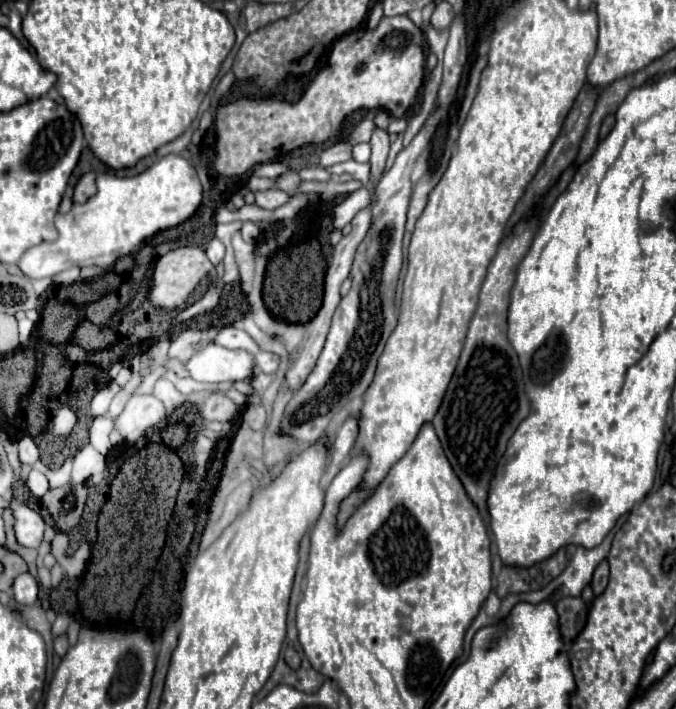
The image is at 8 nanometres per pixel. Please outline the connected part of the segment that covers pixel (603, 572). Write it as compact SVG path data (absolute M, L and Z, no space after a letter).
M604 559L596 571L594 571L594 577L592 577L592 589L594 589L594 595L600 595L608 585L608 561Z

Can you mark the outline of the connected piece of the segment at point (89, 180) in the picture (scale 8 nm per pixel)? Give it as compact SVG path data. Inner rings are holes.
M84 173L74 187L74 203L84 203L88 197L92 197L92 193L96 193L96 175Z

